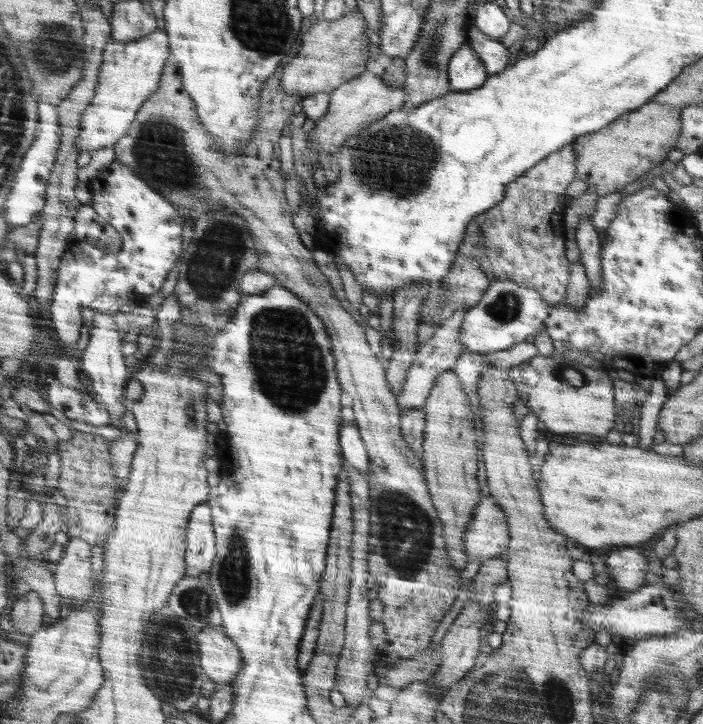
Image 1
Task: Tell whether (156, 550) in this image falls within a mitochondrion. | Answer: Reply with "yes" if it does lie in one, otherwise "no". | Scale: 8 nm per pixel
no

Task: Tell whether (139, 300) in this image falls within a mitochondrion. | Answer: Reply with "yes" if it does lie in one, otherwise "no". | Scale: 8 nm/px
no

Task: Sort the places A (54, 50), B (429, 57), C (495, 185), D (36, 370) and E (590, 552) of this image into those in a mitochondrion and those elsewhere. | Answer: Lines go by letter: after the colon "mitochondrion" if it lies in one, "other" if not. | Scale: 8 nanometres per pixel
A: mitochondrion
B: mitochondrion
C: other
D: other
E: other

